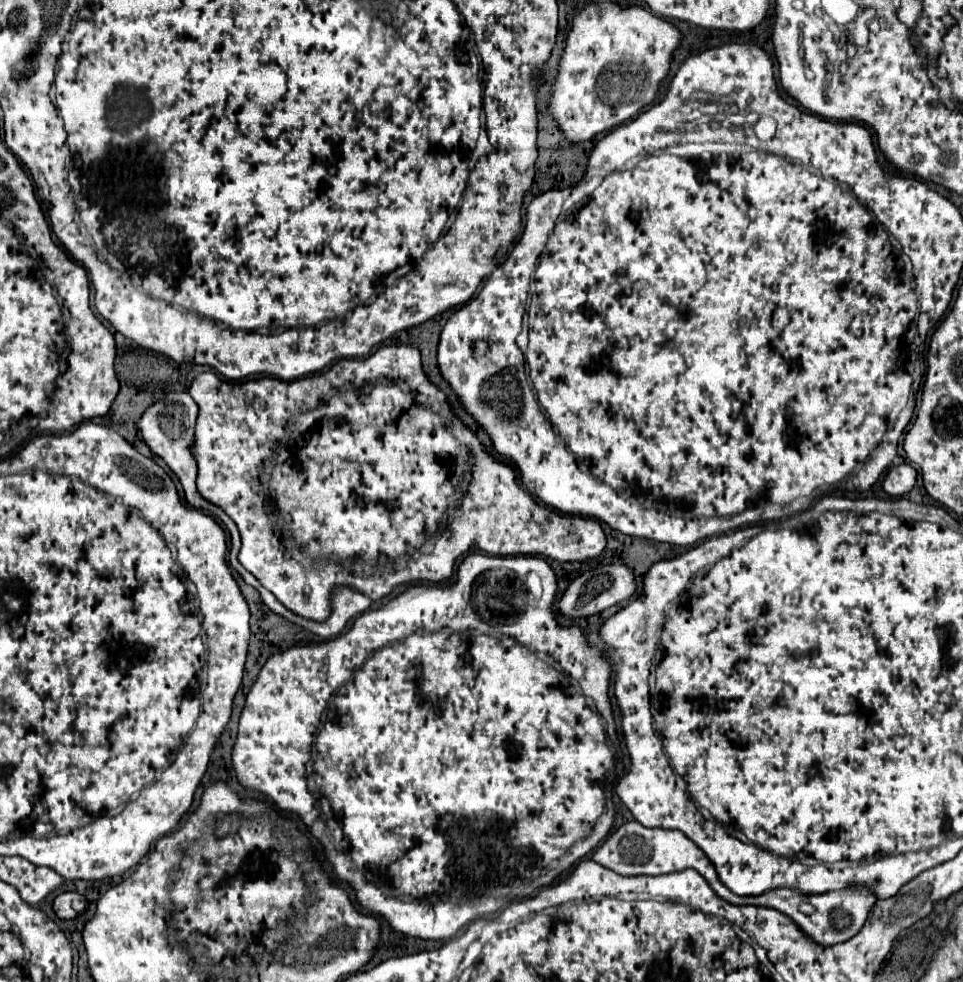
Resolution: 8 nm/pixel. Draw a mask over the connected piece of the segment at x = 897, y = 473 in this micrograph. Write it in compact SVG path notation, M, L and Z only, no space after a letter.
M898 464L886 472L882 486L888 496L898 498L908 494L914 488L914 482L916 482L916 470L910 464Z

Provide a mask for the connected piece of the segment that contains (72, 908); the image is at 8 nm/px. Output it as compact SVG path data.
M62 892L54 898L52 908L58 918L76 918L86 908L86 898L78 892Z

